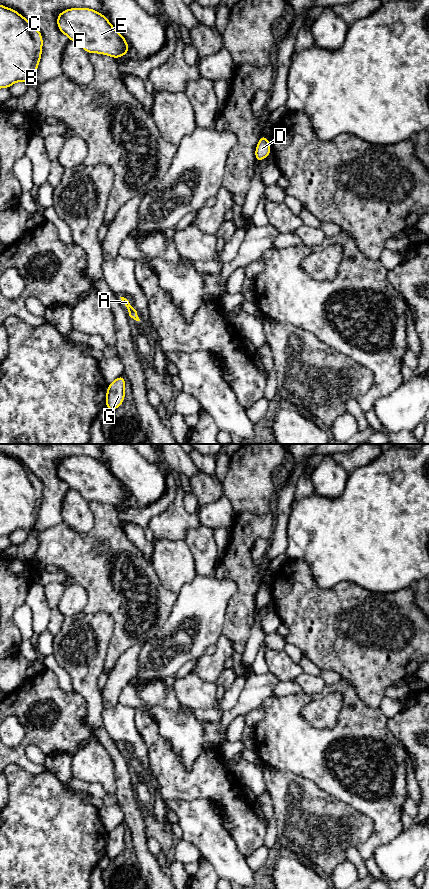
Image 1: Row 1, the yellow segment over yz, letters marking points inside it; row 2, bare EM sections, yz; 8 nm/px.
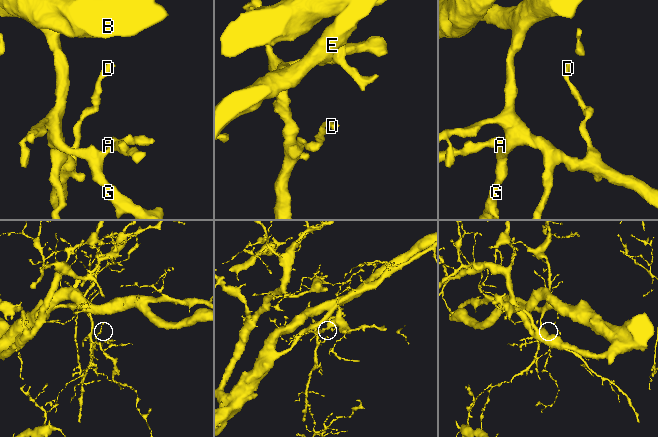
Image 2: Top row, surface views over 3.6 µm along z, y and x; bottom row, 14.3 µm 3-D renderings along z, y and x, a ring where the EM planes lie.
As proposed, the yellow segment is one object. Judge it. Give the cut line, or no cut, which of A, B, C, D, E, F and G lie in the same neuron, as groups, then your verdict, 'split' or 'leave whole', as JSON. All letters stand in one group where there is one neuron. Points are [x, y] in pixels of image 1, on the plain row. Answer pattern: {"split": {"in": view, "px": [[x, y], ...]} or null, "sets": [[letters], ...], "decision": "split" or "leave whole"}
{"split": null, "sets": [["A", "B", "C", "D", "E", "F", "G"]], "decision": "leave whole"}

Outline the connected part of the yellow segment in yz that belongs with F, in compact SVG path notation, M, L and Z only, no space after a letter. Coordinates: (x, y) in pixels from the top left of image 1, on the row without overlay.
M69 456L57 463L57 474L70 489L78 491L88 502L98 501L120 506L129 501L127 488L105 463L94 457Z

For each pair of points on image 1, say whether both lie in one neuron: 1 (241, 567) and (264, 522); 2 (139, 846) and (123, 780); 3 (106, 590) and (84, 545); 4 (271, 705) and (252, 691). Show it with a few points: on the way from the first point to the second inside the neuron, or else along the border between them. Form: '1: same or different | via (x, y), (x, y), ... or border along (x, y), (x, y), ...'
1: same | via (241, 556), (241, 545), (253, 533)
2: same | via (138, 830), (126, 796)
3: same | via (106, 579), (105, 571), (90, 556)
4: different | border along (273, 692), (259, 705)

